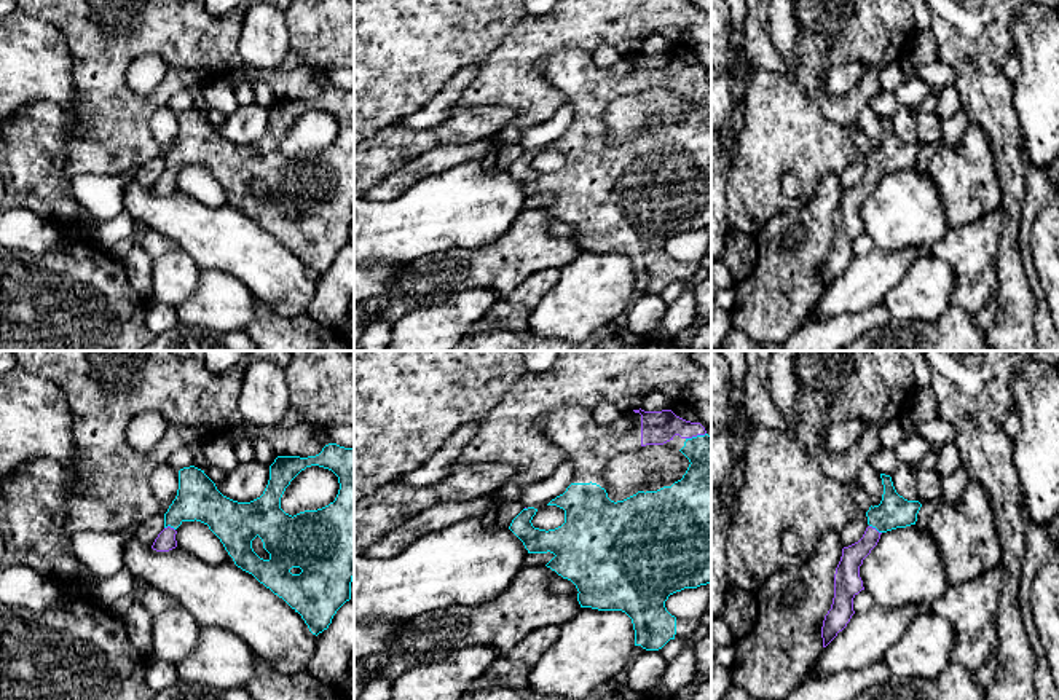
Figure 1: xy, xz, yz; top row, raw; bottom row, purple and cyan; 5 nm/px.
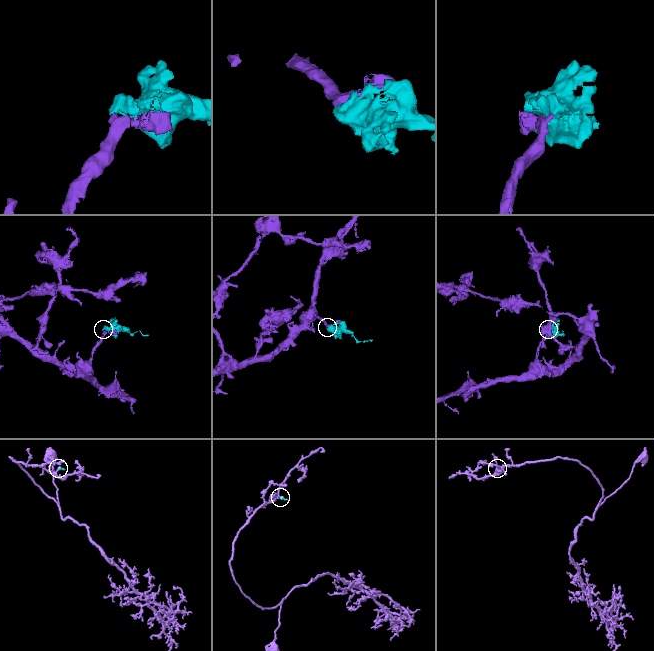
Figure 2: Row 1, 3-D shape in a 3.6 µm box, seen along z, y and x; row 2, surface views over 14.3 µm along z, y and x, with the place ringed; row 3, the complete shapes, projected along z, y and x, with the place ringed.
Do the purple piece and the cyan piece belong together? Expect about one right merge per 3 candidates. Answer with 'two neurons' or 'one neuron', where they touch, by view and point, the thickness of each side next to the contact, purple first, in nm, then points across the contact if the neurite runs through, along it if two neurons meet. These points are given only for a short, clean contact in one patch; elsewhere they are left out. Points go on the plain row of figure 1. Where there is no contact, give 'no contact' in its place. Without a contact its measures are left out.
one neuron; contact yz (874, 171); calibres 120 and 160 nm

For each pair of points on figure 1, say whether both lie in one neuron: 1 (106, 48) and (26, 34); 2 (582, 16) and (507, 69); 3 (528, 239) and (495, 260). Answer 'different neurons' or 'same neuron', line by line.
1: different neurons
2: same neuron
3: same neuron

